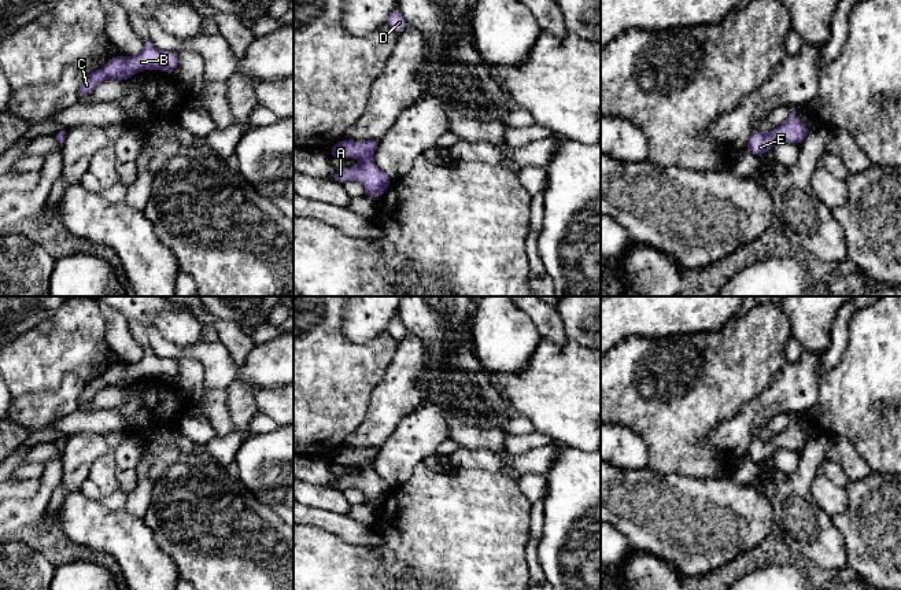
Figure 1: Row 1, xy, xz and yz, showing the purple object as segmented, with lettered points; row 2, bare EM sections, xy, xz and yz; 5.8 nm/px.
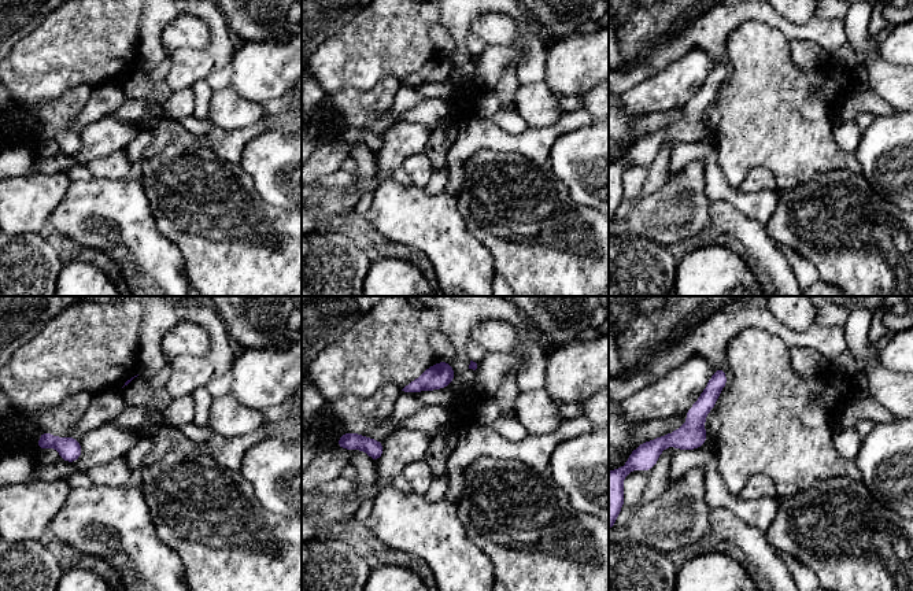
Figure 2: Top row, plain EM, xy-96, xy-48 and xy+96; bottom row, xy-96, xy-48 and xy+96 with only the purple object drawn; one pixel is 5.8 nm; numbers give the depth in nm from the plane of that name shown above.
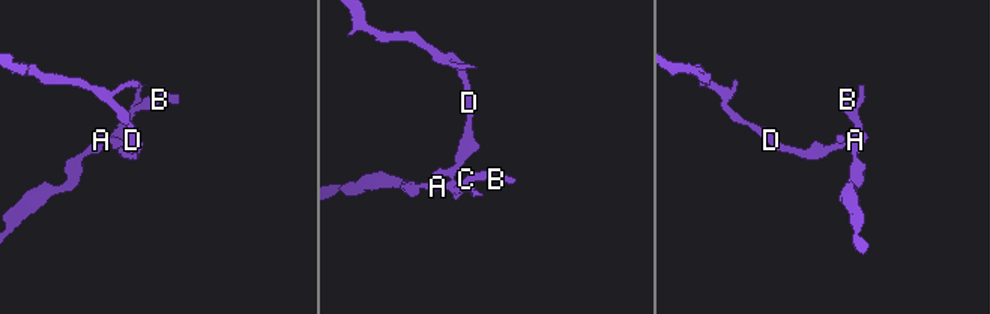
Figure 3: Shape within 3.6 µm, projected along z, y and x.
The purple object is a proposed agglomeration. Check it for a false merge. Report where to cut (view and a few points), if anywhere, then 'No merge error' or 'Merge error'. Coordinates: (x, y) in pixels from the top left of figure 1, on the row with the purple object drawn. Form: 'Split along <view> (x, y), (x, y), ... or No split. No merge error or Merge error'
No split. No merge error

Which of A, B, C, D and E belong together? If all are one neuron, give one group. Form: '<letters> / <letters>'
A B C D E

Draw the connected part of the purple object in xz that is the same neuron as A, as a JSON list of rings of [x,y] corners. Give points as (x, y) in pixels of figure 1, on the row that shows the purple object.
[[[341,140],[329,150],[332,158],[361,158],[363,162],[359,167],[339,169],[331,178],[344,184],[348,180],[358,180],[373,199],[380,199],[383,192],[392,184],[392,180],[383,173],[372,161],[377,150],[379,140],[350,141]]]

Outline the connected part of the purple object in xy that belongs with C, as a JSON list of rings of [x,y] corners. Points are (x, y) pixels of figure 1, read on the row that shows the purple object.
[[[145,38],[144,48],[139,55],[110,58],[103,69],[86,74],[80,89],[80,97],[92,92],[100,82],[107,78],[125,81],[129,80],[137,71],[145,69],[169,71],[177,67],[177,52],[159,51],[154,47],[149,38]]]

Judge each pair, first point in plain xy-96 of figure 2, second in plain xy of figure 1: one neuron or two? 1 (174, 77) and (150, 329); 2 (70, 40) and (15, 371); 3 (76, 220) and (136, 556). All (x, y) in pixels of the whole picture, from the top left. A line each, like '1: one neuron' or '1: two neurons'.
1: two neurons
2: one neuron
3: one neuron

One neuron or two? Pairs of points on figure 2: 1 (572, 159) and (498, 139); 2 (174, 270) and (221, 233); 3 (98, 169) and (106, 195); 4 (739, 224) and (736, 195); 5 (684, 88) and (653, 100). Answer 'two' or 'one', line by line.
1: two
2: two
3: two
4: two
5: one

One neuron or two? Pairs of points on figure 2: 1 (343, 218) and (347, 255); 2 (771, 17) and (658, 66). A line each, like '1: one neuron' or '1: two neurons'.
1: two neurons
2: one neuron

